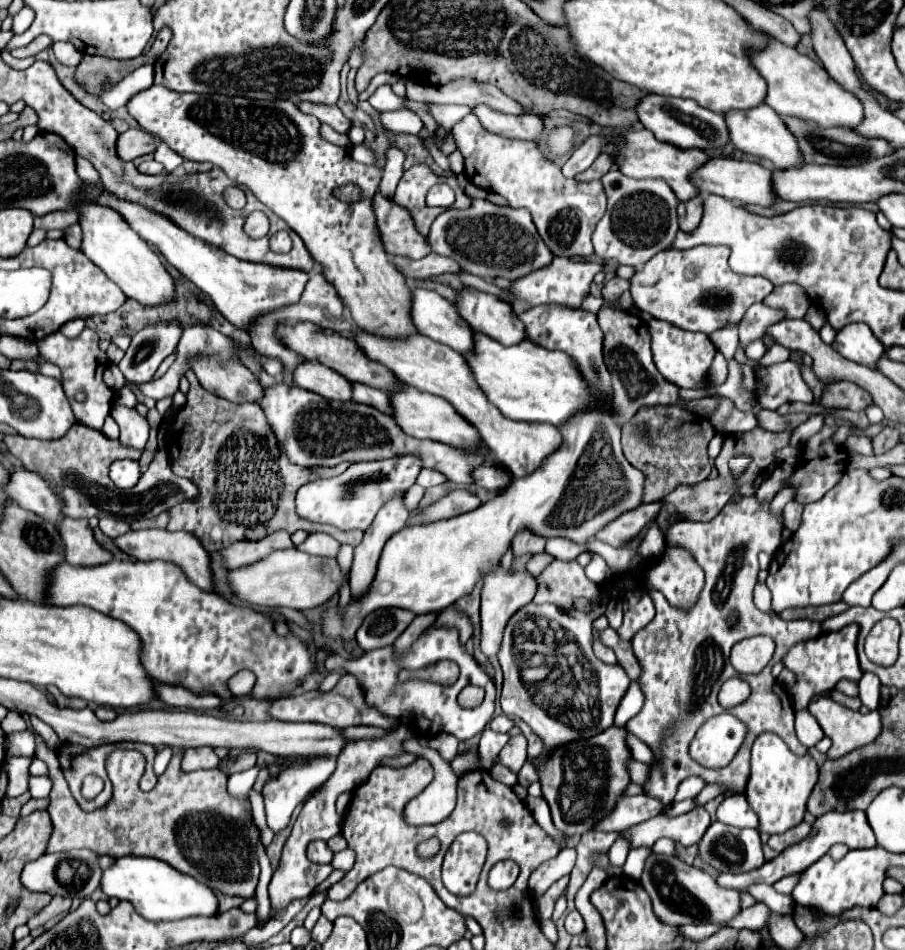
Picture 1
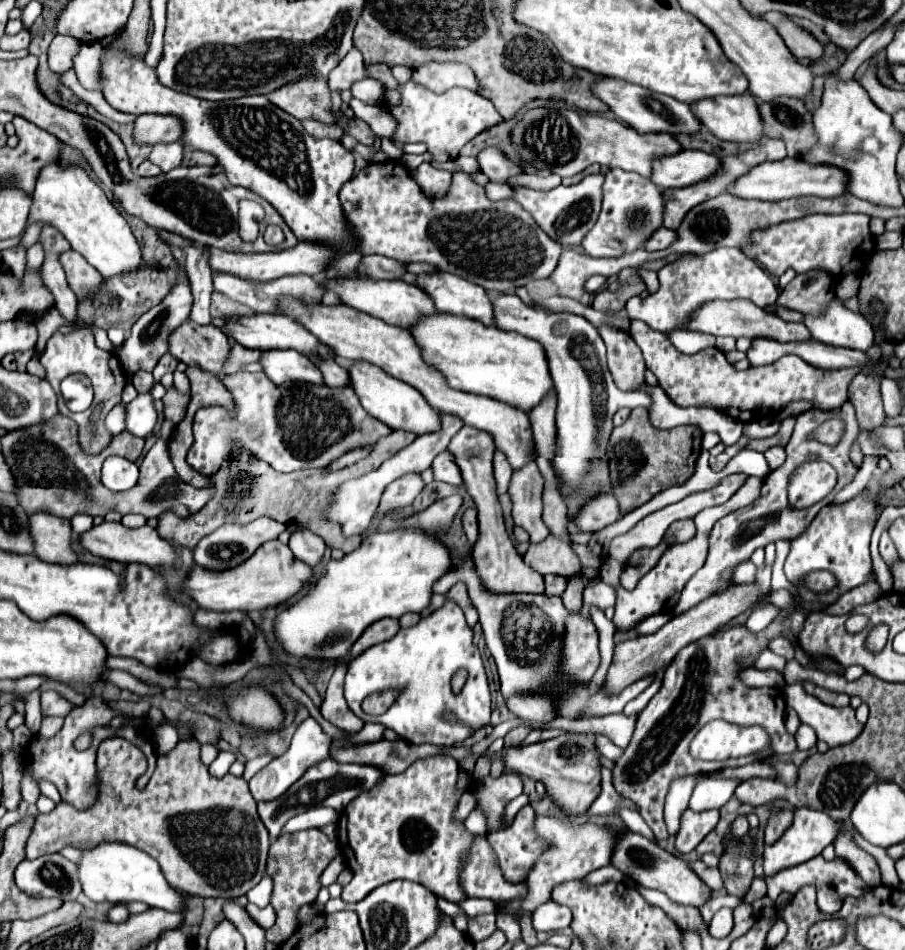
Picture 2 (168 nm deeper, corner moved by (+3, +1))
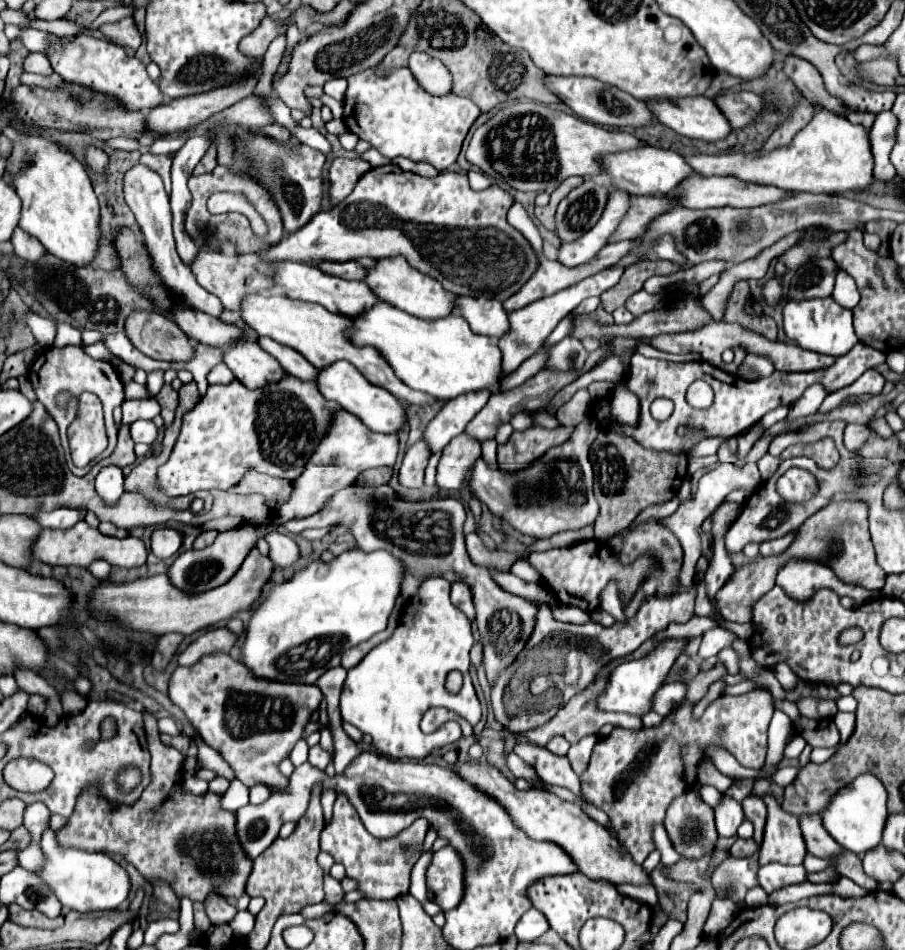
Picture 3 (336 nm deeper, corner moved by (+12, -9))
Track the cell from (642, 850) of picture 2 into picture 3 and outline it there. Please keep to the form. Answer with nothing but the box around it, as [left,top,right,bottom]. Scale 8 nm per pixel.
[452,762,650,884]

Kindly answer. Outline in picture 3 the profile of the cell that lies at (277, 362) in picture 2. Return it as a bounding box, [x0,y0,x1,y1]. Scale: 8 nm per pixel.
[222,340,286,388]

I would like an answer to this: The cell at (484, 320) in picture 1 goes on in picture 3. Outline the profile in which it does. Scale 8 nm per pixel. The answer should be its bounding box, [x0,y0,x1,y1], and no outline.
[364,256,452,320]

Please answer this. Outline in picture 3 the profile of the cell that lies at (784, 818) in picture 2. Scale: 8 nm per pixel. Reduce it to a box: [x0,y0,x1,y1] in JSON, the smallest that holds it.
[742,796,766,844]

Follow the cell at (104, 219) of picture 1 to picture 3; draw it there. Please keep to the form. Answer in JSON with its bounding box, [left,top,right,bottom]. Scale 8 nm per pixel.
[4,128,100,264]

